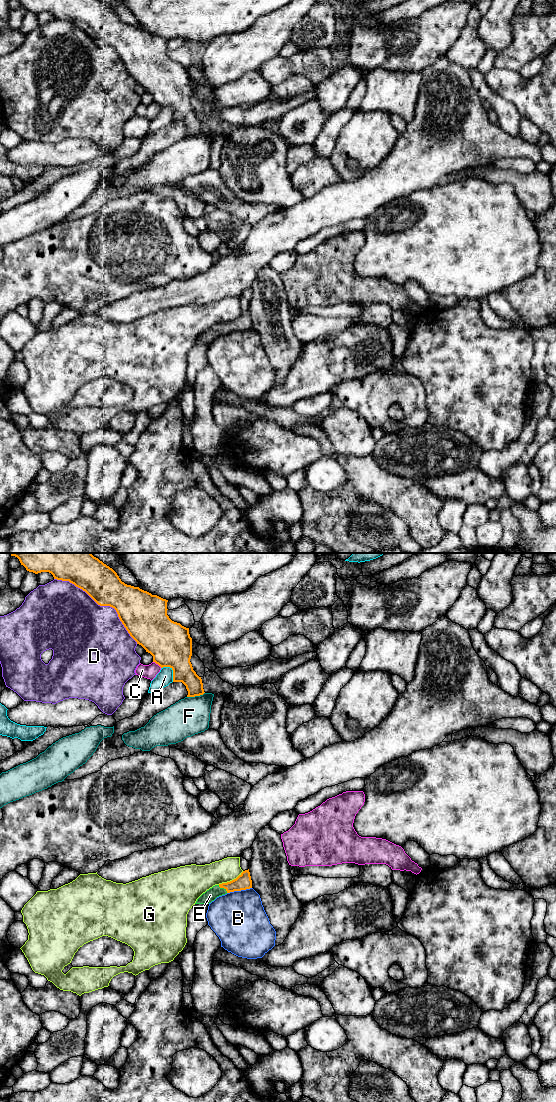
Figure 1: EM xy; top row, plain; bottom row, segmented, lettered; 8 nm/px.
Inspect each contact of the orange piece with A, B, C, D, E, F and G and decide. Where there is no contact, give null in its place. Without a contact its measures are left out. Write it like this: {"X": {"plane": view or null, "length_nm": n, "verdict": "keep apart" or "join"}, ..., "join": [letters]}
{"A": {"plane": "xy", "length_nm": 160, "verdict": "keep apart"}, "B": {"plane": "xy", "length_nm": 200, "verdict": "keep apart"}, "C": {"plane": "xy", "length_nm": 90, "verdict": "keep apart"}, "D": {"plane": "xy", "length_nm": 850, "verdict": "keep apart"}, "E": {"plane": "xy", "length_nm": 100, "verdict": "join"}, "F": {"plane": "xy", "length_nm": 150, "verdict": "keep apart"}, "G": {"plane": "xy", "length_nm": 240, "verdict": "keep apart"}, "join": ["E"]}

